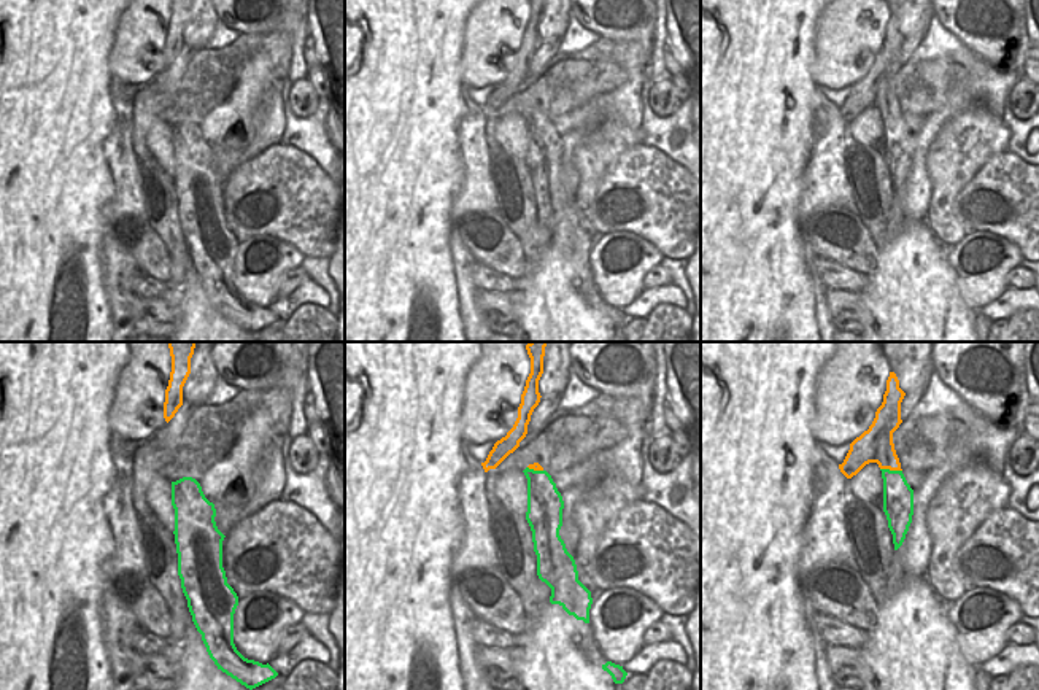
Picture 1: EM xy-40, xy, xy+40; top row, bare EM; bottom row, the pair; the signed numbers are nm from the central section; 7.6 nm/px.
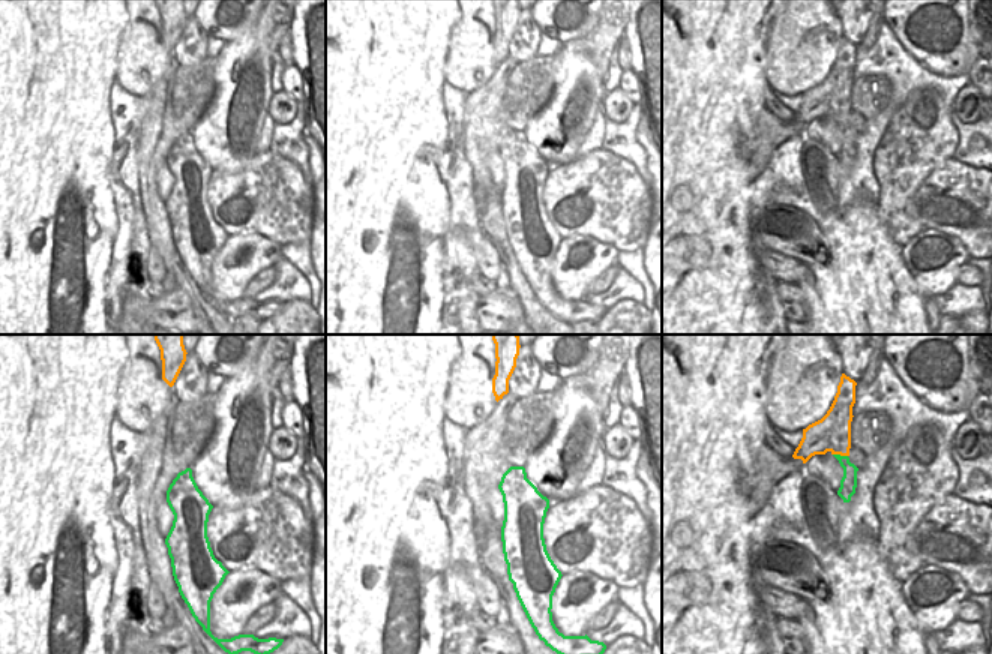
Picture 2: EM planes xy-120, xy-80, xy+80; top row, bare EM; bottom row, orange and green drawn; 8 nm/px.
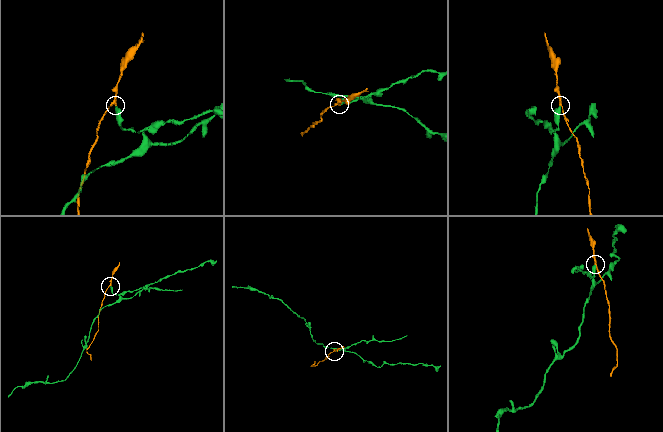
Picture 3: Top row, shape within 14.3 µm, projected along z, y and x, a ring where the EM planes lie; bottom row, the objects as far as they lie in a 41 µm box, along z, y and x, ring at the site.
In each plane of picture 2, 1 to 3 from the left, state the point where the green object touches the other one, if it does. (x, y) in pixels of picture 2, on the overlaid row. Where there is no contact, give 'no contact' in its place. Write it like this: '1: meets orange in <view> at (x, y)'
1: no contact
2: no contact
3: meets orange in xy+80 at (841, 455)

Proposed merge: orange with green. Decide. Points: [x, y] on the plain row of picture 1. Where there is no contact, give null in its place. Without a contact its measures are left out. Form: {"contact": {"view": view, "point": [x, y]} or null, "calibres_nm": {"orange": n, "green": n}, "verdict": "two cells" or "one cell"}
{"contact": {"view": "xy+40", "point": [892, 113]}, "calibres_nm": {"orange": 260, "green": 240}, "verdict": "two cells"}

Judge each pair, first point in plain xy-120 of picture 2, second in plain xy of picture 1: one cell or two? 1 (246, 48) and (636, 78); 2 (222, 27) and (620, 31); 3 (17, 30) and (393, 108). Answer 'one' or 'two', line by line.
1: two
2: one
3: one

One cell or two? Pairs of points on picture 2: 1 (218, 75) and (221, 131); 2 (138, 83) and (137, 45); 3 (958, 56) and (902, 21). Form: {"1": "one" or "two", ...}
{"1": "one", "2": "one", "3": "one"}

